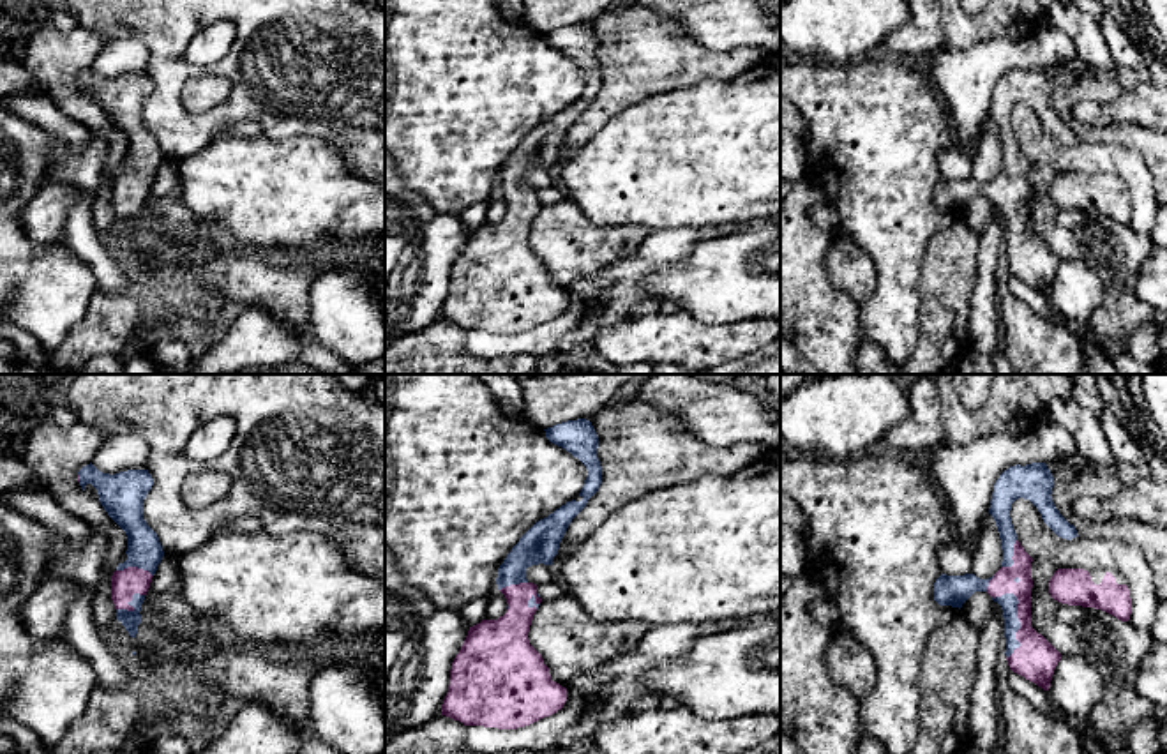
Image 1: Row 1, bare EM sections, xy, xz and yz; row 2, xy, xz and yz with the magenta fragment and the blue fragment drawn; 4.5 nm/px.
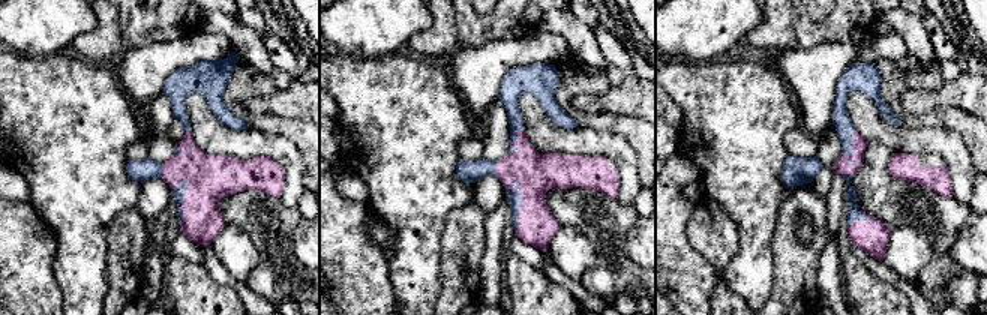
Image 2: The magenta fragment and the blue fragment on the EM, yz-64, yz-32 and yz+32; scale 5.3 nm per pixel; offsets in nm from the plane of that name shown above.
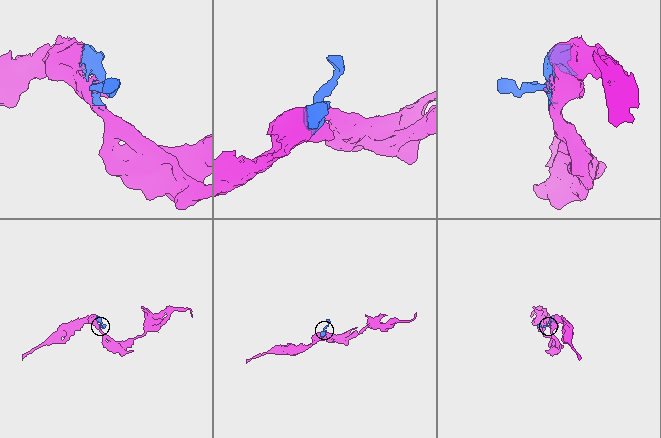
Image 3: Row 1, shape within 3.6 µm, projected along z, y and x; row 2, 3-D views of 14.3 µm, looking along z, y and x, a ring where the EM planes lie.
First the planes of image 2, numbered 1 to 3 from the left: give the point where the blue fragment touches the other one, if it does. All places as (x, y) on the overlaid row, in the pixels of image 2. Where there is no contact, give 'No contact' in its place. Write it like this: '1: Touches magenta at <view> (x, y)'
1: Touches magenta at yz-64 (185, 201)
2: Touches magenta at yz-32 (522, 203)
3: Touches magenta at yz+32 (861, 221)

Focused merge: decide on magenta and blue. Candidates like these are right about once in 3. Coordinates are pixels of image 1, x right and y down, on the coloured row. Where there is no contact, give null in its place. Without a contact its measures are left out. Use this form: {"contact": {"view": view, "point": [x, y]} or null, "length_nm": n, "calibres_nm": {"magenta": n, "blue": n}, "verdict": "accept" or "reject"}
{"contact": {"view": "yz", "point": [1021, 625]}, "length_nm": 300, "calibres_nm": {"magenta": 190, "blue": 80}, "verdict": "accept"}

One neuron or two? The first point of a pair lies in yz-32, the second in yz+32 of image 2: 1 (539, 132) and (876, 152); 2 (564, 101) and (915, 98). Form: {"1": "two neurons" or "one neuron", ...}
{"1": "two neurons", "2": "two neurons"}

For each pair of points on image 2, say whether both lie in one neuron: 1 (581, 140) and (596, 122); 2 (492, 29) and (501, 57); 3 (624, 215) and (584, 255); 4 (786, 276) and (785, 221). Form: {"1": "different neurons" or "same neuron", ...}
{"1": "different neurons", "2": "different neurons", "3": "different neurons", "4": "same neuron"}

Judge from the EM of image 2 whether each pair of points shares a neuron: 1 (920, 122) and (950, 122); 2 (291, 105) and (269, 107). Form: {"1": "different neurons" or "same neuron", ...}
{"1": "same neuron", "2": "same neuron"}

